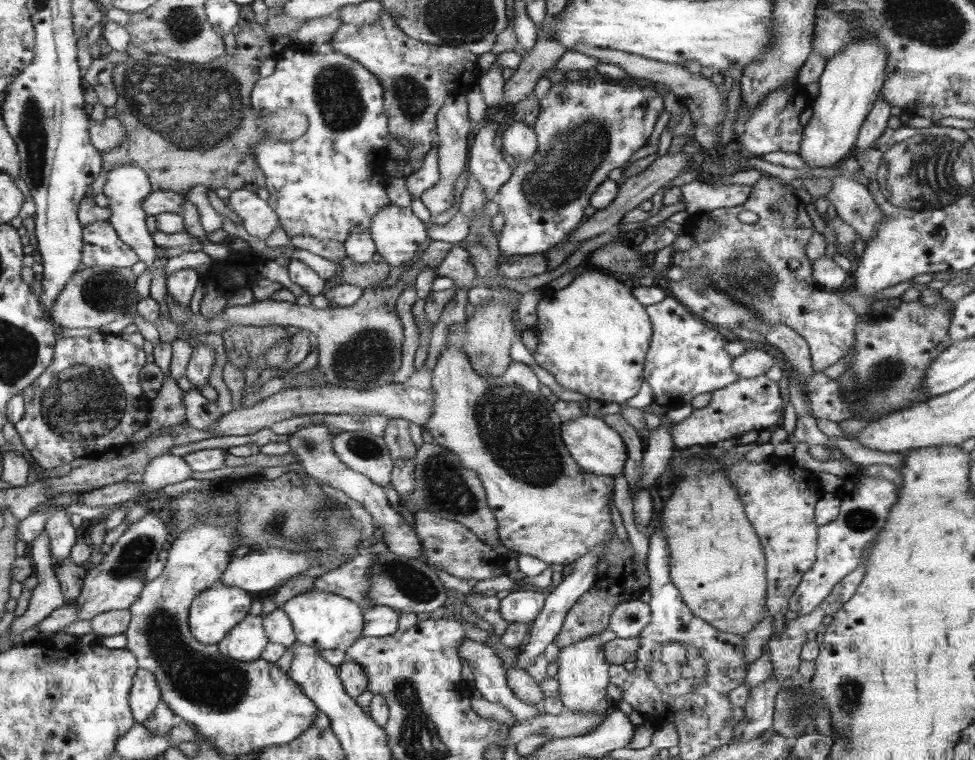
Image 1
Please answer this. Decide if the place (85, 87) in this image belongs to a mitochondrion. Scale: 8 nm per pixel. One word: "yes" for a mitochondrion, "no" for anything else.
no

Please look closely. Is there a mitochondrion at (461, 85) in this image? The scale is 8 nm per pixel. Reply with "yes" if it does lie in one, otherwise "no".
no

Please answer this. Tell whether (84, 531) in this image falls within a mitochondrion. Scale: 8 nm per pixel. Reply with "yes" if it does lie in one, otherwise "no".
no

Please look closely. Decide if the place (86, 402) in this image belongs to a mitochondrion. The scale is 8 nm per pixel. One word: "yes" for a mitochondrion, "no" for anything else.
yes

